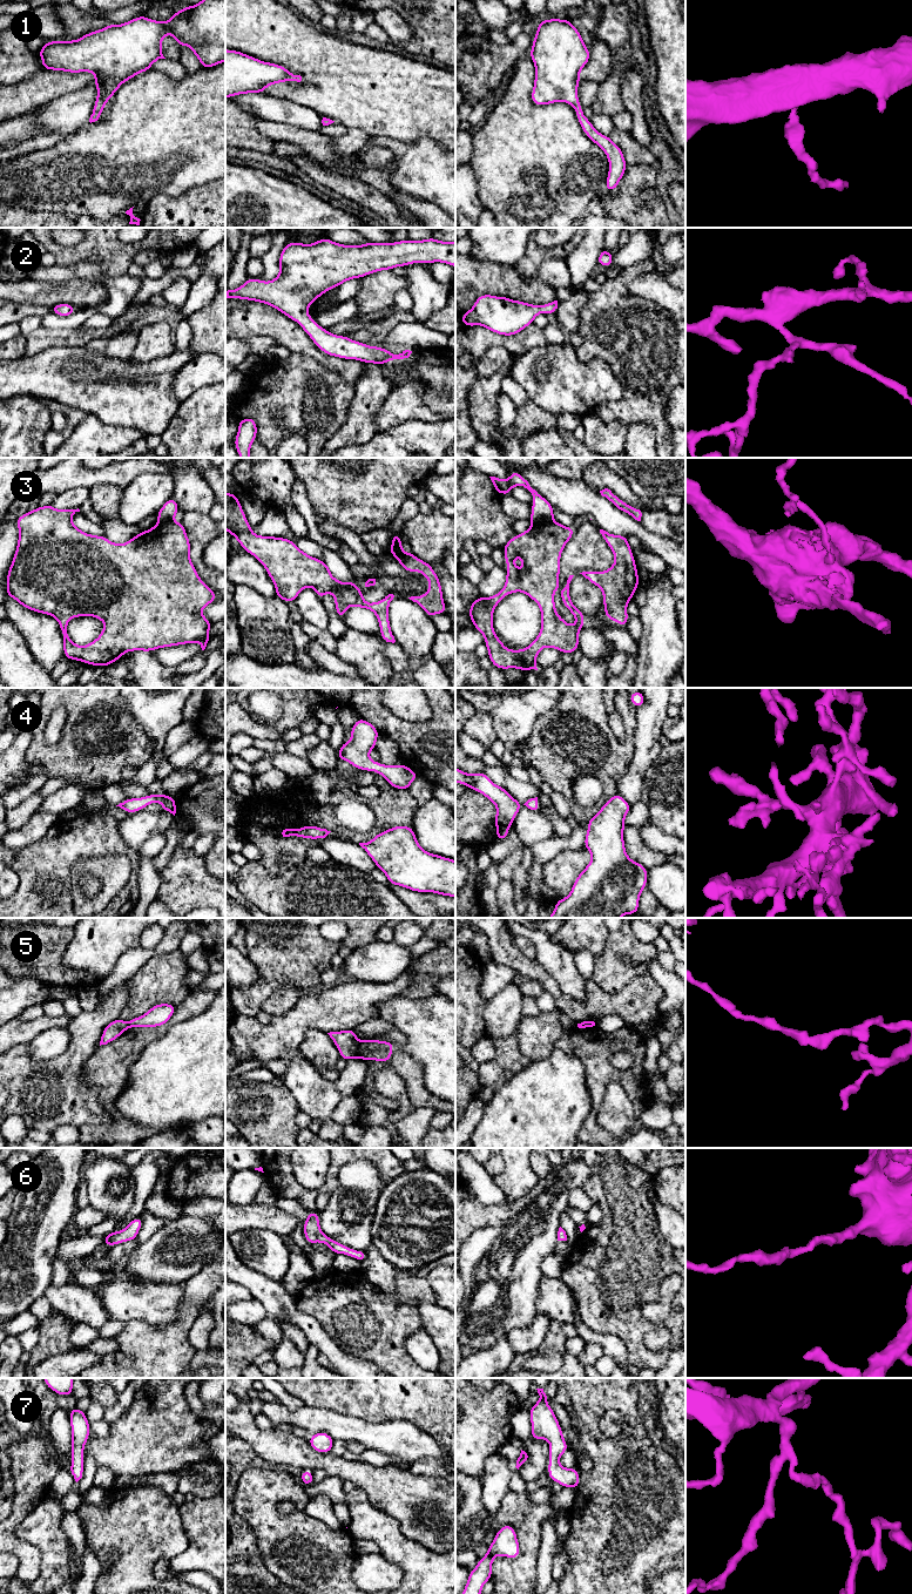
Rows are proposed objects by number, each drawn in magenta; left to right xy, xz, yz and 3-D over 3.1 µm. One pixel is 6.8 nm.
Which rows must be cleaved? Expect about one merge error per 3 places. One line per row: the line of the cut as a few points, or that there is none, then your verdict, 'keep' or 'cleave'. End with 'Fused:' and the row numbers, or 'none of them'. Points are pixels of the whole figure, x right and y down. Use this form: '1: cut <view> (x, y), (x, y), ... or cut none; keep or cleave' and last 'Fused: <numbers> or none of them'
1: cut none; keep
2: cut none; keep
3: cut yz (552, 519), (533, 525); cleave
4: cut none; keep
5: cut xz (360, 1041), (357, 1048), (357, 1056); cleave
6: cut none; keep
7: cut none; keep
Fused: 3, 5

